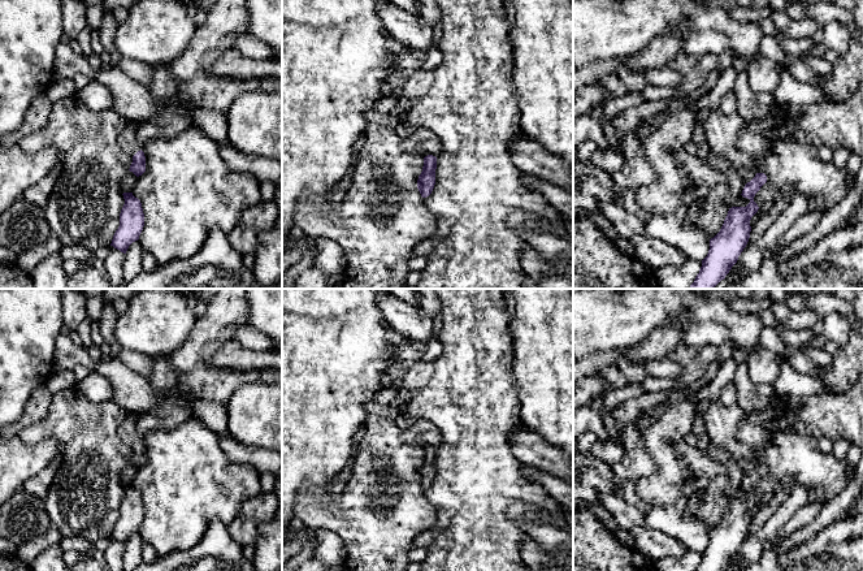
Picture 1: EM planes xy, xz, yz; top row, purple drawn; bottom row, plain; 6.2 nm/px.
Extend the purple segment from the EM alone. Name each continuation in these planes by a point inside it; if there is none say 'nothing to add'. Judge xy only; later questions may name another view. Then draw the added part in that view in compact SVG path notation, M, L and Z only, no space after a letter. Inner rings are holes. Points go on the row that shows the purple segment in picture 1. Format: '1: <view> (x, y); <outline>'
1: xy (128, 141); M131 122L127 125L118 138L121 150L130 156L134 156L138 151L142 150L136 139L136 130L139 124L140 122Z

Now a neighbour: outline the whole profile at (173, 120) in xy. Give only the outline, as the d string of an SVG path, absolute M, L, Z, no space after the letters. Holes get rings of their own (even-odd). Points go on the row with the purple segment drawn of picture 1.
M173 104L157 116L139 124L136 139L140 148L151 139L170 139L192 126L186 108Z

